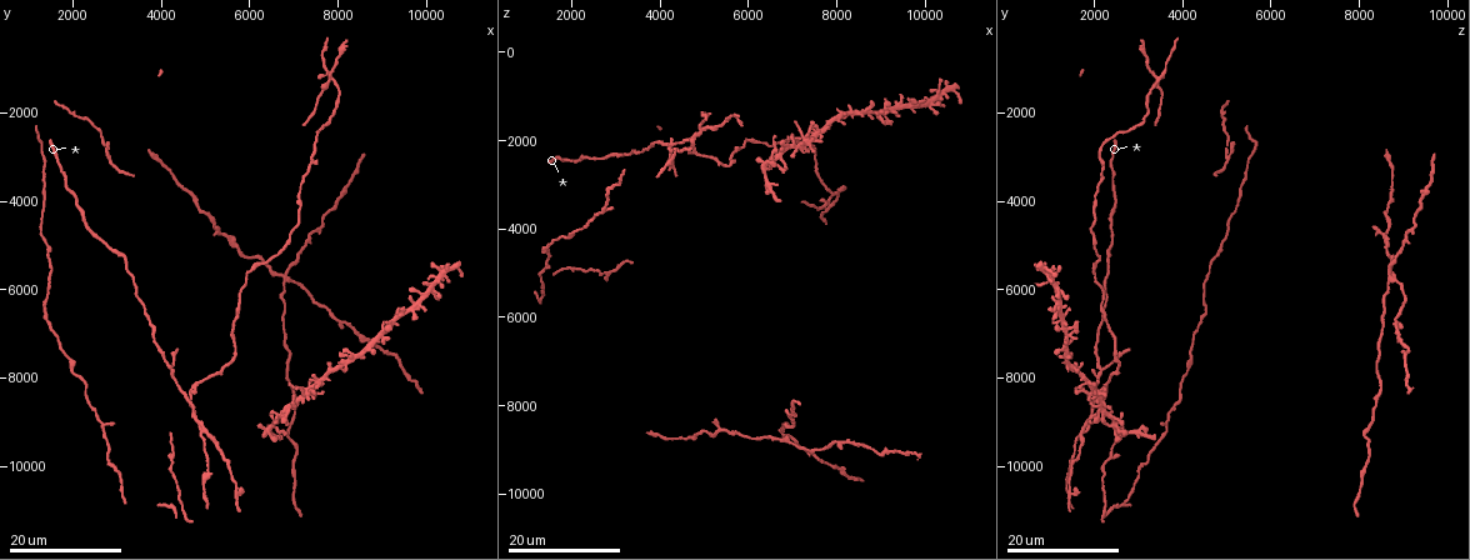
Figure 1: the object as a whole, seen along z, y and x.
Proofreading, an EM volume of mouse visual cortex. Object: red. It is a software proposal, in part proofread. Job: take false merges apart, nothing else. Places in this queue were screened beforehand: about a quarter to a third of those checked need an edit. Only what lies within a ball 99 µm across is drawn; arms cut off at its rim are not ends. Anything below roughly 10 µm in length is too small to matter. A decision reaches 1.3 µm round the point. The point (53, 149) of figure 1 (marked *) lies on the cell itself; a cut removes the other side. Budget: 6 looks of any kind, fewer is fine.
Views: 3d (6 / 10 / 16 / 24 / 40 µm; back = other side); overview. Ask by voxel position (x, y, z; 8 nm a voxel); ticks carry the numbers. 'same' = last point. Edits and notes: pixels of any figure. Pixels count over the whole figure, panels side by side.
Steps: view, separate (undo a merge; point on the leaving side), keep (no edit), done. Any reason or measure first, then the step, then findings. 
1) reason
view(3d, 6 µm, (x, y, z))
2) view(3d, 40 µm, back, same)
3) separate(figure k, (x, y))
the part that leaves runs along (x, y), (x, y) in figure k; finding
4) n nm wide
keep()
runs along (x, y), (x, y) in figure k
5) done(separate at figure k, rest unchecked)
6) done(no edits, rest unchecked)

view(3d, 16 µm, (5200, 9450, 1800))

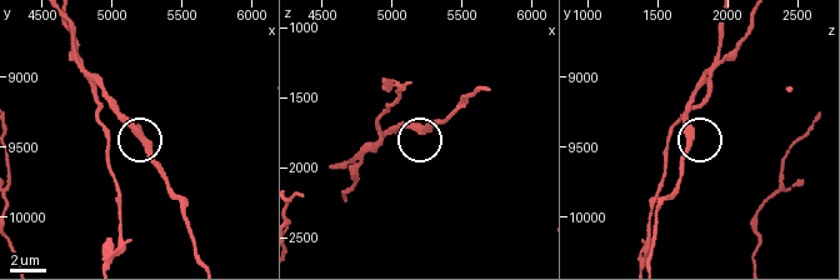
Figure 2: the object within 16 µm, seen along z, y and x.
view(3d, 6 µm, (5280, 9460, 1720))

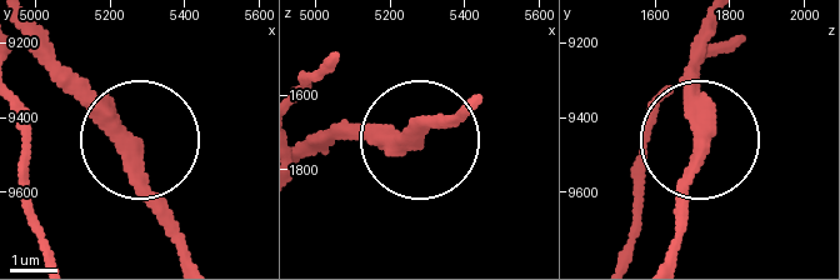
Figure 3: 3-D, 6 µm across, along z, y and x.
side arm 15 µm
keep()
runs along (25, 29), (140, 140), (176, 256) in figure 3; one cell here

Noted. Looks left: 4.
arms part here
view(3d, 24 µm, (4750, 8800, 2050))

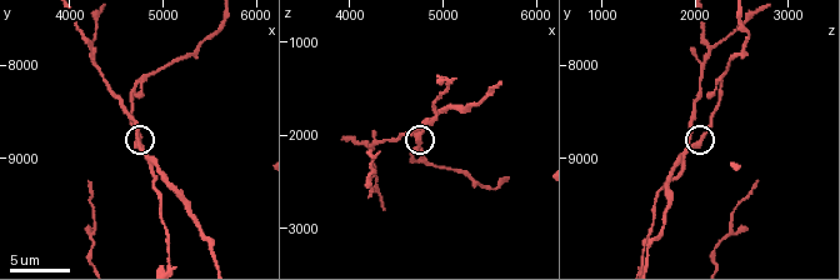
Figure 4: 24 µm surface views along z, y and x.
view(3d, 10 µm, (4800, 8850, 2000))

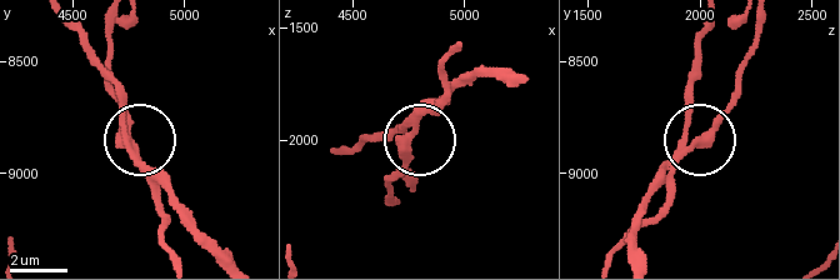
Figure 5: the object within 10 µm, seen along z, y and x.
290 nm wide
separate(figure 5, (399, 146))
the part that leaves runs along (679, 158), (736, 88), (755, 24) in figure 5; two cells meet here

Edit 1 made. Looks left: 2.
done(separate at figure 5, rest unchecked)

